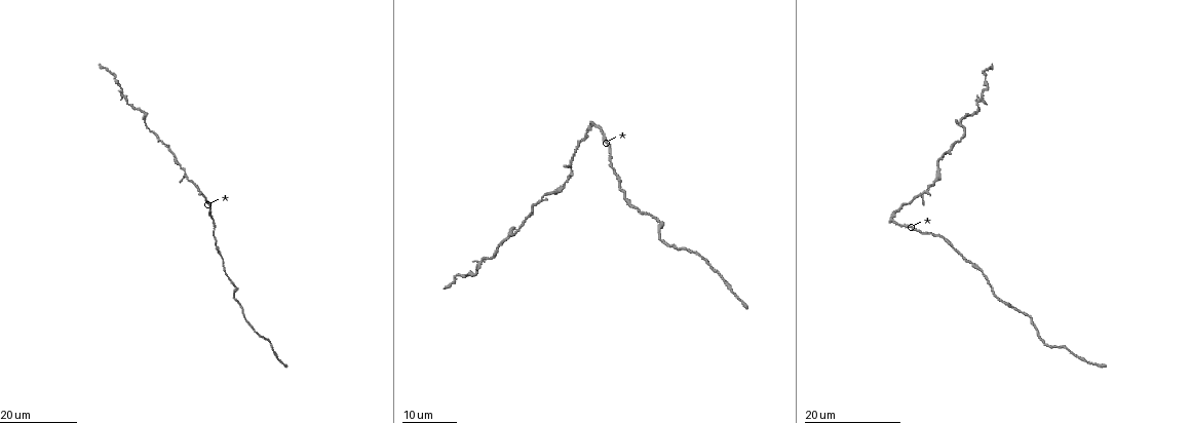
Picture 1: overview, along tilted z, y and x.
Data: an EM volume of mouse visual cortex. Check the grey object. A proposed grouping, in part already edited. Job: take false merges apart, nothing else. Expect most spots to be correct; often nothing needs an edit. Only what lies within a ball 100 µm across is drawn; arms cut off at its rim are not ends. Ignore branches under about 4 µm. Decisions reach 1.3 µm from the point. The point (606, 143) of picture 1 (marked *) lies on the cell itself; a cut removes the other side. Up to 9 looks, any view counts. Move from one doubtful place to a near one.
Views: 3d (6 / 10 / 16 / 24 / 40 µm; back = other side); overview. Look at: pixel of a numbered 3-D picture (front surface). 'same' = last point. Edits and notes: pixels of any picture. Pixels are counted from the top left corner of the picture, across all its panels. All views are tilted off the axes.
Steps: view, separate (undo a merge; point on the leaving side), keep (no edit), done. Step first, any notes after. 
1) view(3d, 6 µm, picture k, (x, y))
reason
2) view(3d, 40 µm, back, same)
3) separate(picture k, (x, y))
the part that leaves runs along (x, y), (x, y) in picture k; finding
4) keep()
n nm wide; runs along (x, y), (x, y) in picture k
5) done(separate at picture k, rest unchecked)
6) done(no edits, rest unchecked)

view(3d, 16 µm, picture 1, (130, 105))
sudden change in width

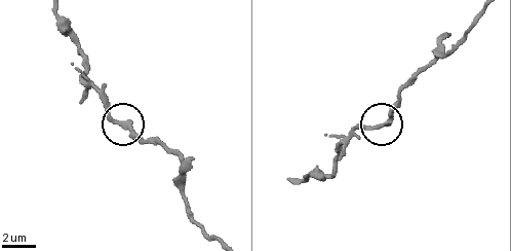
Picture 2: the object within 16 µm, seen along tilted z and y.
view(3d, 10 µm, picture 2, (381, 126))

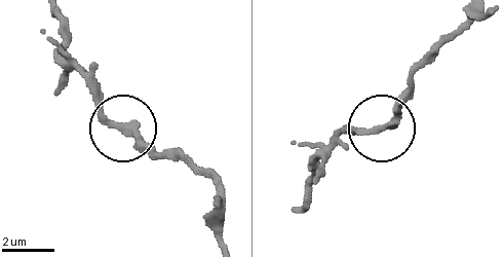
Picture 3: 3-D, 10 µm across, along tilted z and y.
keep()
260 nm wide; continuous, no second cell

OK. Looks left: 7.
view(3d, 24 µm, picture 1, (474, 272))
thick turns thin

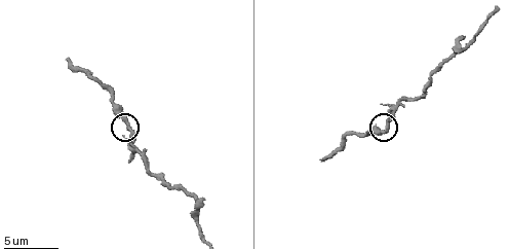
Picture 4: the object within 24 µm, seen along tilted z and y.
view(3d, 10 µm, picture 4, (385, 133))
closer look

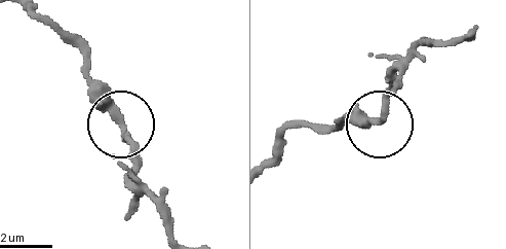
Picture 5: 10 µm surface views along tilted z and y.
keep()
continuous, no second cell

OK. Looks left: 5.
view(3d, 10 µm, picture 4, (487, 20))
sudden change in width

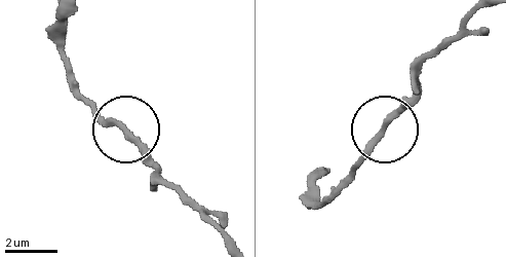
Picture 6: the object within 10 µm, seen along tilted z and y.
view(3d, 10 µm, back, picture 6, (386, 129))

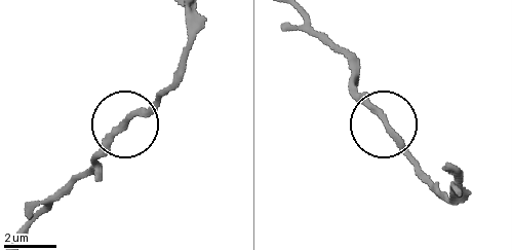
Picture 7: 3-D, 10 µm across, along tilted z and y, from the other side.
keep()
runs along (300, 13), (343, 54), (356, 91), (421, 177) in picture 7; all the same cell

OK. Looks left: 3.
view(3d, 24 µm, picture 1, (203, 193))
three-way junction

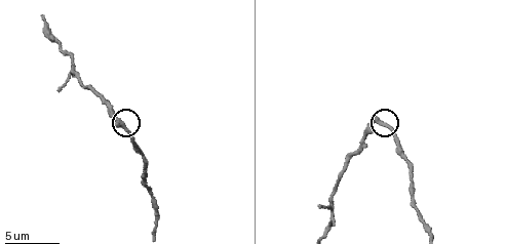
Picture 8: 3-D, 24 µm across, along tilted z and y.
view(3d, 6 µm, picture 8, (123, 123))

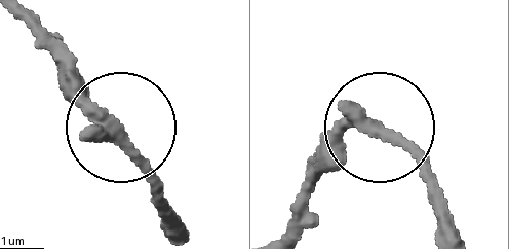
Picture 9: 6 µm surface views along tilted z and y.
keep()
250 nm wide; runs along (458, 238), (430, 169), (390, 134), (347, 130), (310, 158) in picture 9; all the same cell

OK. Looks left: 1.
done(no edits, rest unchecked)

